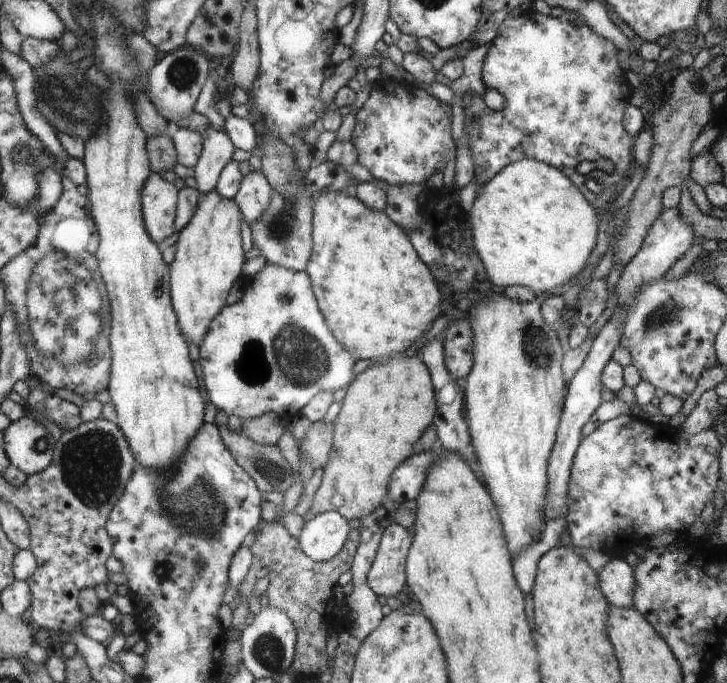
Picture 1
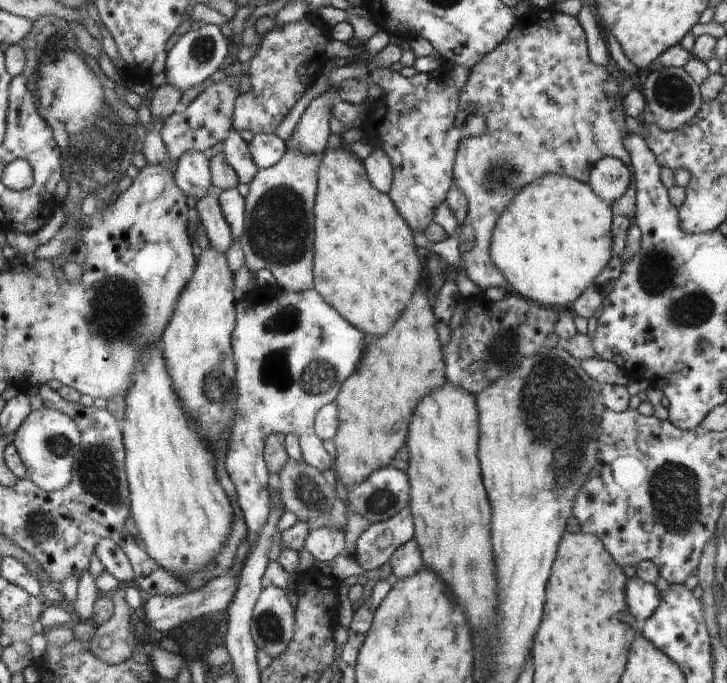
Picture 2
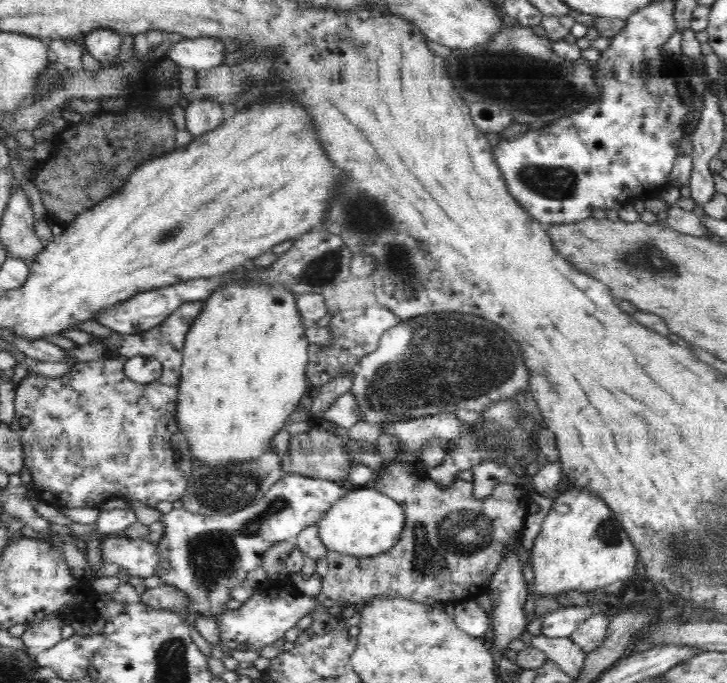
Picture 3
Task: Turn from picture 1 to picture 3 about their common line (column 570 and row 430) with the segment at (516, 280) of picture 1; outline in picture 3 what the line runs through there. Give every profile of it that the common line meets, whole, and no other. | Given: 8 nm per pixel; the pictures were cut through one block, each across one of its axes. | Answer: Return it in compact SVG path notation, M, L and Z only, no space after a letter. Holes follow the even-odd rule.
M234 282L230 285L222 285L220 289L214 290L207 299L204 299L205 305L194 321L191 330L186 334L184 348L182 348L183 361L181 364L181 381L178 385L178 396L176 406L176 418L181 432L186 436L190 445L191 453L204 464L217 467L224 465L233 465L242 461L251 461L258 458L263 452L270 451L270 441L284 426L286 416L290 416L300 400L302 394L306 394L306 364L308 362L309 341L306 337L306 323L298 314L297 295L290 291L280 291L278 287L272 285L250 284L251 282Z

